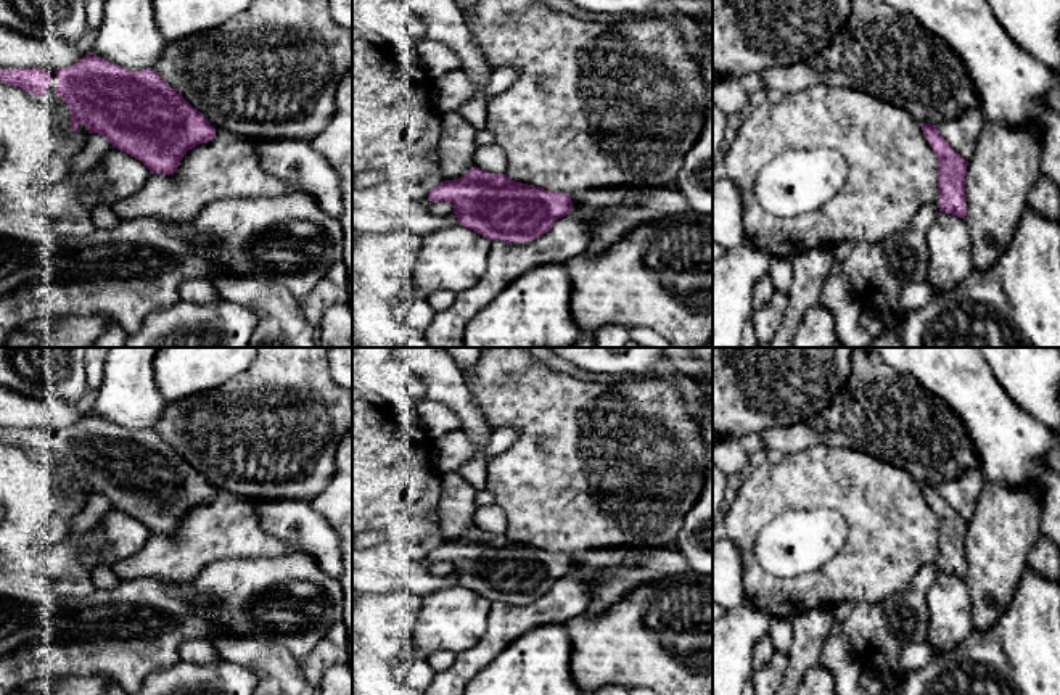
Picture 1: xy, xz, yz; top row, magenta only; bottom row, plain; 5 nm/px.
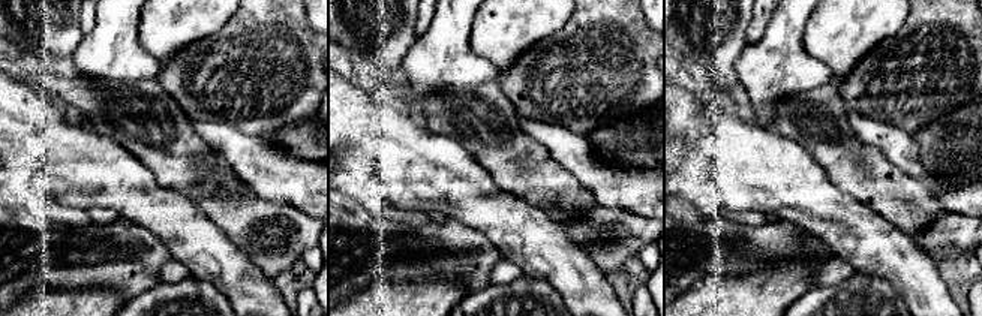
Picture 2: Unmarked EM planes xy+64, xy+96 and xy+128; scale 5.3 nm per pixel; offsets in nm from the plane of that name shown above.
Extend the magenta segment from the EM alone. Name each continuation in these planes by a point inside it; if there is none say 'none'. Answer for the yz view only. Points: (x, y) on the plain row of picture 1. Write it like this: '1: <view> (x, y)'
none

